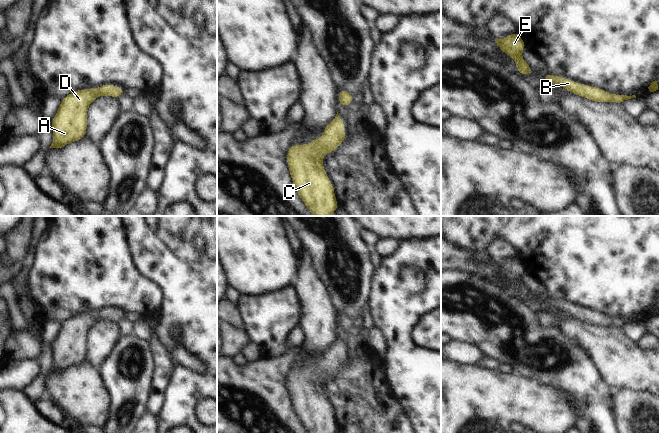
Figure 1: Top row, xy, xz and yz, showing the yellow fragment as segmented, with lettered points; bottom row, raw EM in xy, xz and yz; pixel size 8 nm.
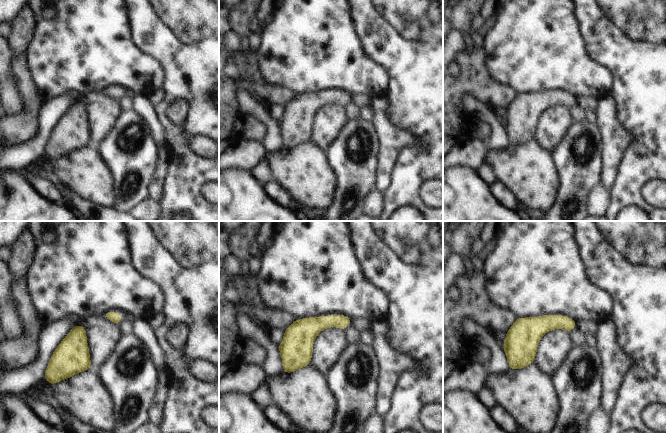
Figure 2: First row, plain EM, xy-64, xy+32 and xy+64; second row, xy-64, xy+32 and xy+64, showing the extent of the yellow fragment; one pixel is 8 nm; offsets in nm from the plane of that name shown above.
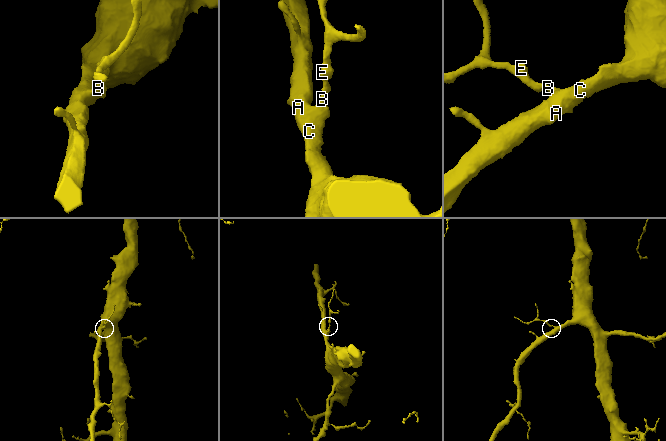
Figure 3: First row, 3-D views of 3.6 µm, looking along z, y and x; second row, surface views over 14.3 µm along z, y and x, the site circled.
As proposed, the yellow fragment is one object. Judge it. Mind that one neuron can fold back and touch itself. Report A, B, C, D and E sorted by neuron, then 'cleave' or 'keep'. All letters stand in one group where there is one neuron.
groups A B C D E; keep

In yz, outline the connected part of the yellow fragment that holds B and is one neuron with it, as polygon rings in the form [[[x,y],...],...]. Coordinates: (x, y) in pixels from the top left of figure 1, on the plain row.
[[[549,297],[544,298],[544,303],[556,310],[567,313],[569,316],[576,318],[577,320],[585,321],[594,326],[601,326],[604,328],[608,326],[615,326],[623,329],[625,324],[636,322],[635,319],[626,320],[612,318],[595,310],[584,309],[582,307],[577,307],[567,302],[555,300]]]

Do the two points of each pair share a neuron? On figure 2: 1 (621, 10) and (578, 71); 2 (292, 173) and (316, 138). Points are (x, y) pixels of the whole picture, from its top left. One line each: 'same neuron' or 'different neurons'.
1: different neurons
2: different neurons

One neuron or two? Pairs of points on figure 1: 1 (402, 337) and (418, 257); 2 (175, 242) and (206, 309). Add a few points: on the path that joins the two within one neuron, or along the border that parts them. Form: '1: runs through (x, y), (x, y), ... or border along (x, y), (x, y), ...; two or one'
1: runs through (395, 314), (391, 310), (391, 270), (395, 266); one
2: runs through (192, 259), (206, 273), (206, 292); one

